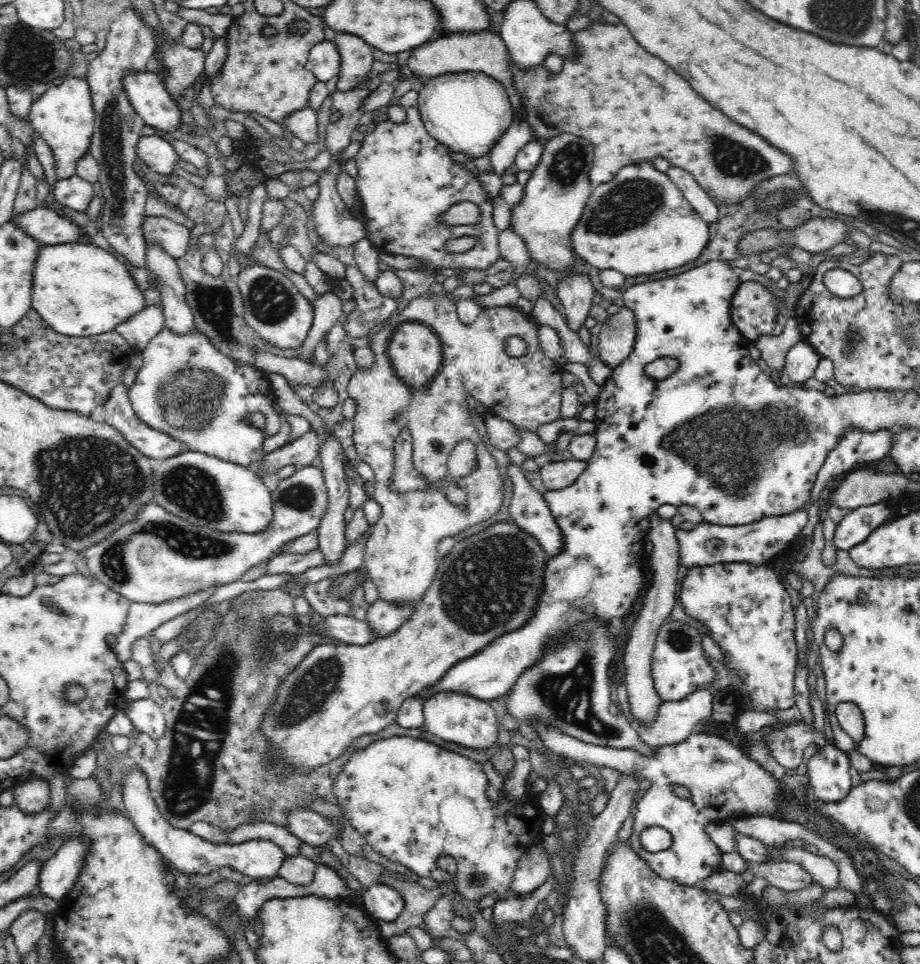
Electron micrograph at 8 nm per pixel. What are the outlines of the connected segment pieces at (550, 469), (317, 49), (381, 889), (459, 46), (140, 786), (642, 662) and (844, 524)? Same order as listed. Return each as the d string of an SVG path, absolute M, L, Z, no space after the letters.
M588 459L548 462L538 469L540 480L546 490L562 490L572 486L575 480L588 468Z
M322 41L309 52L308 69L318 82L328 82L338 74L340 55L334 41Z
M388 884L369 886L361 893L364 910L375 919L386 923L396 920L403 912L402 894Z
M452 34L446 36L436 36L423 42L422 45L415 46L411 50L407 59L407 65L410 70L419 76L422 80L431 79L443 74L459 73L464 71L484 72L499 80L509 94L514 108L515 117L520 114L520 97L516 81L514 81L514 73L510 69L510 57L507 46L502 40L500 34Z
M128 767L124 774L121 772L114 773L114 779L119 779L121 777L122 784L115 789L119 798L123 802L123 807L125 808L125 814L127 818L133 822L133 825L138 829L138 832L144 837L144 840L154 847L156 850L162 853L162 856L167 860L170 865L173 865L178 871L184 874L206 874L209 870L230 866L233 869L239 870L242 874L252 877L256 881L265 882L265 879L273 879L279 875L279 870L284 864L284 852L272 841L254 839L251 841L245 841L238 844L214 844L212 842L206 841L200 836L194 835L192 831L187 831L184 829L179 829L168 824L168 821L160 814L157 809L154 799L152 799L151 791L149 790L148 777L146 773L140 769L140 767Z
M656 511L647 516L647 537L653 546L651 556L646 565L652 572L650 582L644 591L642 607L632 624L630 637L624 648L624 663L626 664L625 686L628 690L630 708L635 717L635 725L646 724L658 718L657 706L662 704L654 683L652 683L652 652L654 652L655 640L662 623L667 619L676 602L676 590L678 590L678 578L676 573L679 567L679 546L676 540L677 527L672 521L662 518Z
M884 502L870 506L860 506L850 511L837 525L832 535L832 542L837 550L854 548L864 542L871 532L880 526L893 513L891 505Z

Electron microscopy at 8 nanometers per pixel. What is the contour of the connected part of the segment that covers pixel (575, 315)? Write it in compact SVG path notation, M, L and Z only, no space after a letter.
M574 272L568 273L562 275L558 282L556 295L562 302L566 325L574 334L577 334L578 330L584 326L593 306L591 301L594 296L592 283L587 276Z

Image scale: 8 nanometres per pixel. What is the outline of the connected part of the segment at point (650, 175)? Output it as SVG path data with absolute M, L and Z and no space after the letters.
M650 159L621 166L612 181L593 185L592 188L583 216L572 234L572 241L577 257L594 268L616 270L626 278L650 276L694 262L710 243L708 222L698 215L669 176L654 167Z

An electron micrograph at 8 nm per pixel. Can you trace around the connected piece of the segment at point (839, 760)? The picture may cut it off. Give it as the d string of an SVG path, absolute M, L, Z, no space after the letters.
M824 745L809 762L810 787L822 803L840 803L853 790L849 760L841 750L832 745Z

